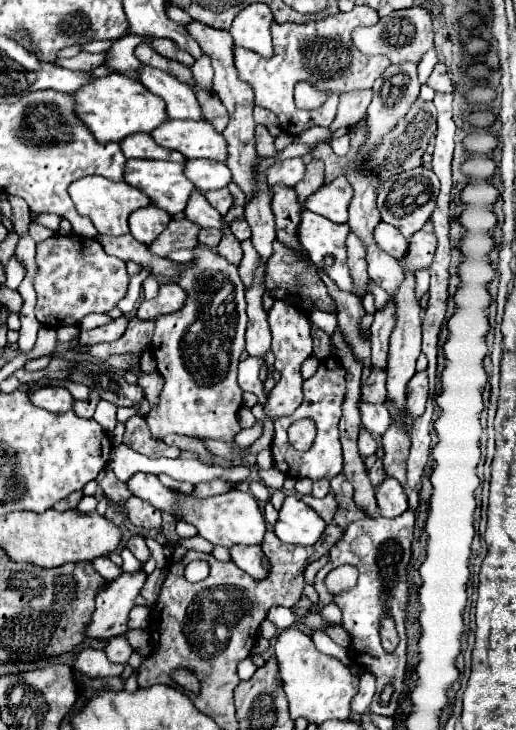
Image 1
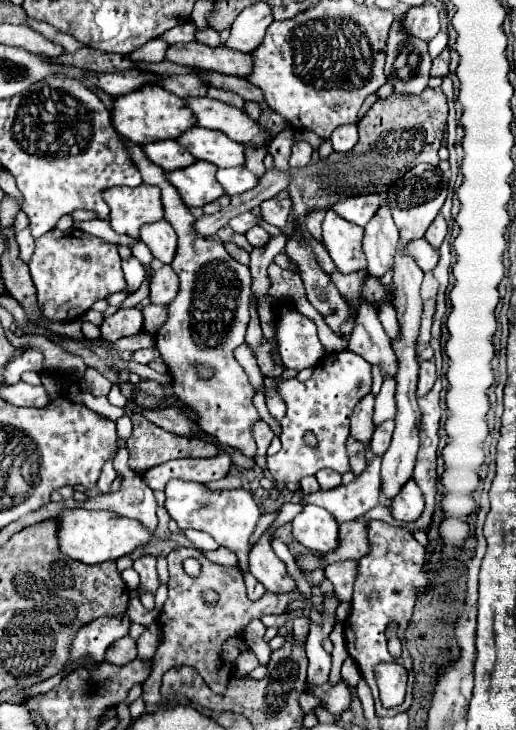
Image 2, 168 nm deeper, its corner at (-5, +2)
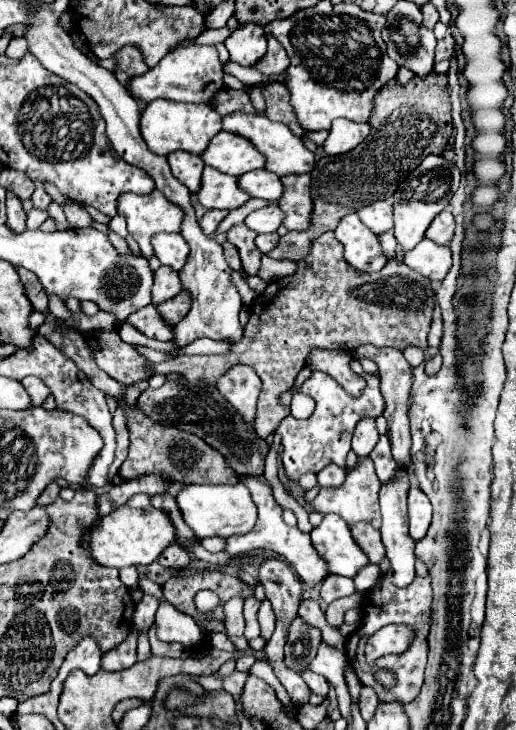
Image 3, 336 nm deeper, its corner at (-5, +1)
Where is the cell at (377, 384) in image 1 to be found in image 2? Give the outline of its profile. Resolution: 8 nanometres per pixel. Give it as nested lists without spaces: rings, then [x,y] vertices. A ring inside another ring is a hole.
[[[368,394],[358,402],[352,414],[352,424],[350,424],[350,436],[360,440],[360,442],[370,442],[374,434],[374,422],[372,422],[372,412],[374,412],[374,396]]]

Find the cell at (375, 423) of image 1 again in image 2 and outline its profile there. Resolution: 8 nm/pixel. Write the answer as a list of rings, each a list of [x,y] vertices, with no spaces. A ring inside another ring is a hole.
[[[386,420],[382,422],[370,442],[370,450],[374,452],[374,456],[384,456],[384,452],[388,450],[388,444],[392,440],[392,432],[394,432],[394,420]]]

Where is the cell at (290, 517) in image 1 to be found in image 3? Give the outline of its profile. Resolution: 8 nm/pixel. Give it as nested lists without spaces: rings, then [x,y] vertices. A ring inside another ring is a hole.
[[[324,515],[322,523],[310,531],[310,541],[330,573],[354,577],[360,567],[368,565],[368,557],[354,543],[342,517]]]

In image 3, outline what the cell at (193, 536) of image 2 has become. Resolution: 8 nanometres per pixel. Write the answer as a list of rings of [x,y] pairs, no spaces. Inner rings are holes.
[[[242,477],[242,483],[250,489],[250,493],[254,497],[254,503],[258,507],[258,521],[256,521],[256,527],[252,529],[252,533],[246,533],[244,537],[226,539],[226,549],[224,551],[230,553],[230,555],[240,555],[240,553],[246,553],[246,551],[252,551],[252,549],[268,549],[268,551],[274,551],[278,555],[284,555],[286,561],[296,571],[296,575],[302,577],[302,581],[308,587],[314,587],[316,583],[320,583],[328,575],[328,569],[326,569],[324,561],[320,561],[320,557],[316,555],[316,549],[312,547],[308,533],[302,533],[300,529],[288,527],[284,523],[282,507],[274,501],[272,489],[268,485],[260,483],[256,477]]]

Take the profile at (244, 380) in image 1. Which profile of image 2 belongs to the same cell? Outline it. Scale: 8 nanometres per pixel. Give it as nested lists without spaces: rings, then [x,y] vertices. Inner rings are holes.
[[[344,350],[338,354],[328,354],[312,372],[306,382],[298,382],[296,378],[278,382],[278,392],[284,398],[288,412],[282,418],[282,448],[278,454],[268,456],[268,472],[276,482],[300,482],[300,478],[316,474],[322,468],[332,468],[340,474],[350,470],[346,458],[346,438],[350,428],[350,414],[354,406],[370,392],[372,374],[370,364]],[[312,432],[316,436],[316,446],[308,446],[304,434]]]

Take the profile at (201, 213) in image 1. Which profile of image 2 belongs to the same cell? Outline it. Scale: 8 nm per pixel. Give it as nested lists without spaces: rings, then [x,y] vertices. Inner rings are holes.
[[[244,212],[244,214],[240,214],[240,216],[236,216],[234,220],[230,220],[228,224],[232,226],[232,230],[234,232],[240,232],[240,234],[246,234],[250,228],[254,228],[254,226],[258,226],[262,222],[262,216],[258,214],[252,214],[252,212]]]

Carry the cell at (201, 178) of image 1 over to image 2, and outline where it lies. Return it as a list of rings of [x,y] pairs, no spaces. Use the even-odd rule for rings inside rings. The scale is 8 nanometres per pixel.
[[[240,166],[240,168],[222,168],[222,170],[218,170],[216,178],[218,178],[218,182],[224,186],[224,190],[230,196],[240,194],[240,192],[246,192],[246,190],[254,188],[256,182],[258,182],[258,176],[254,176],[244,166]]]

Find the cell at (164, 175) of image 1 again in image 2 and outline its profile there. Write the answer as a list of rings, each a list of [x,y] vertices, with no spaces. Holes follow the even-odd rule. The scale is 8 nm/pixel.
[[[196,162],[190,168],[168,172],[168,180],[176,186],[188,208],[202,208],[210,200],[224,196],[224,188],[216,180],[216,170],[210,162]]]

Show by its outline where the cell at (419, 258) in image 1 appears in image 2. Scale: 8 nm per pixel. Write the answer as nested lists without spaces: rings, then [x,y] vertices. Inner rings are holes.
[[[438,214],[438,216],[436,216],[436,220],[434,220],[434,224],[426,230],[424,238],[426,238],[434,248],[440,248],[442,240],[444,240],[444,236],[446,236],[446,230],[448,230],[448,224],[446,224],[444,216],[442,216],[442,214]]]

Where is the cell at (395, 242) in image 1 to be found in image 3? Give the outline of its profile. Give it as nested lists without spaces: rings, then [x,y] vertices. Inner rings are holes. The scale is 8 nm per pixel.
[[[422,239],[404,255],[404,263],[432,281],[442,281],[452,267],[452,253],[448,247],[440,247],[430,239]]]

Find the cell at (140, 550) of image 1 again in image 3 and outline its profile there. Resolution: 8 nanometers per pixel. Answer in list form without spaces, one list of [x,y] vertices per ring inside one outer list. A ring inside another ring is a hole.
[[[144,593],[142,601],[136,605],[136,611],[134,611],[134,617],[132,617],[134,627],[136,627],[138,631],[148,631],[150,625],[154,623],[156,609],[158,609],[158,599],[156,599],[154,595]]]

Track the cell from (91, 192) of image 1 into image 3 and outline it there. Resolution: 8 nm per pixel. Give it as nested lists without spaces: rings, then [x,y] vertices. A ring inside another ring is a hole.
[[[154,189],[148,195],[122,193],[118,197],[118,215],[128,221],[128,233],[136,239],[144,257],[150,259],[154,255],[150,237],[160,231],[178,231],[184,213],[180,213],[180,207],[172,205],[158,189]]]

